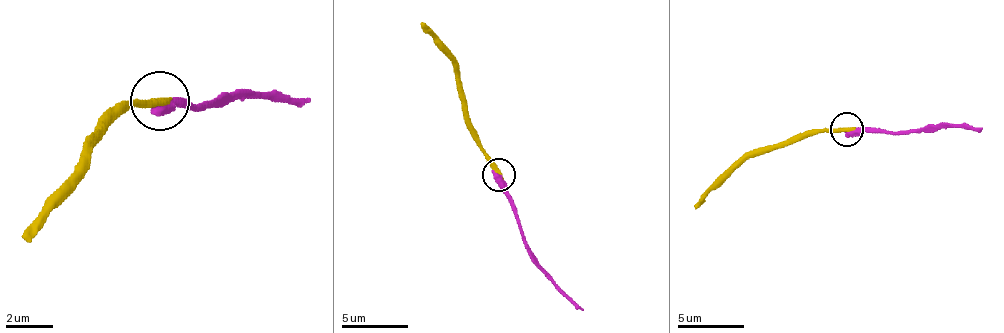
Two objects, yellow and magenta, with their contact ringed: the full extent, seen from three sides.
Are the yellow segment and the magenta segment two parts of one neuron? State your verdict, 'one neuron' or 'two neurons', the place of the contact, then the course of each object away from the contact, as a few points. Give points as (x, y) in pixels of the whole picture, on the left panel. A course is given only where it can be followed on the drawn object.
two neurons; place (160, 101); course yellow (158, 102), (129, 102), (94, 138), (82, 179), (23, 238); course magenta (158, 102), (311, 102)

